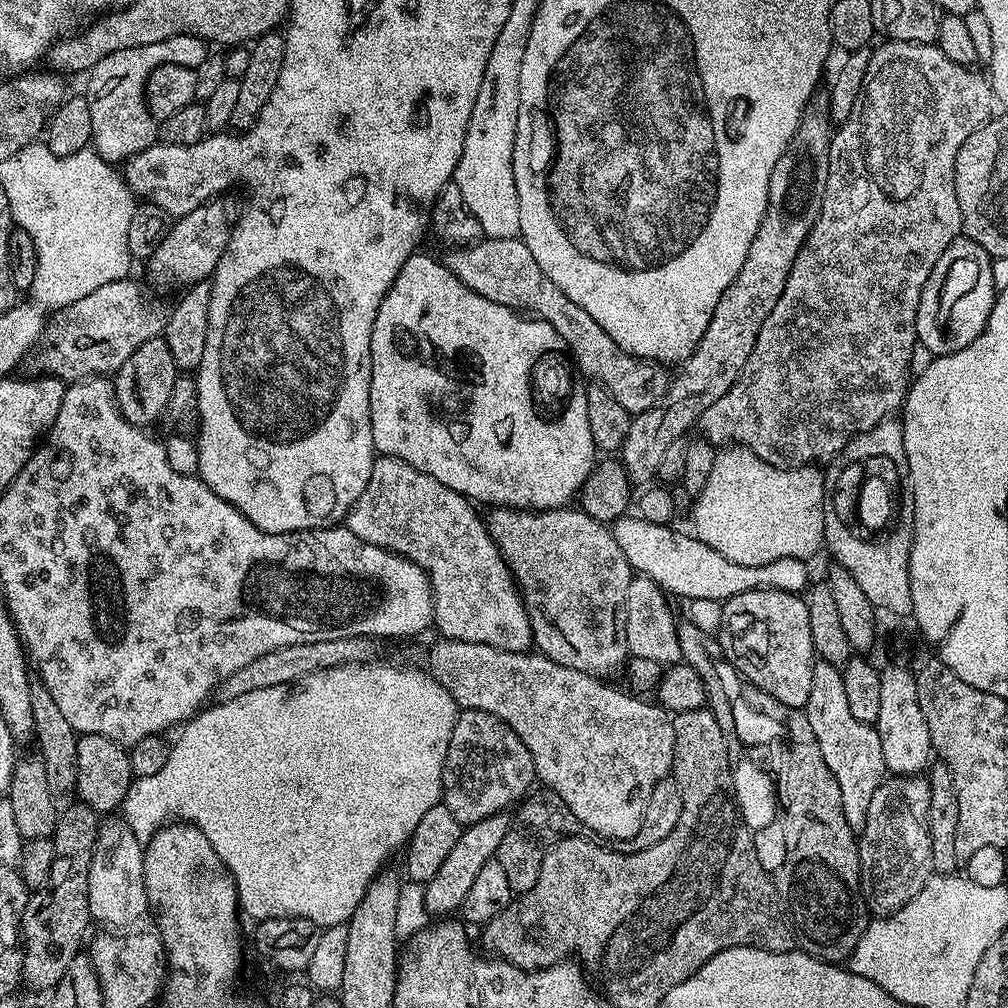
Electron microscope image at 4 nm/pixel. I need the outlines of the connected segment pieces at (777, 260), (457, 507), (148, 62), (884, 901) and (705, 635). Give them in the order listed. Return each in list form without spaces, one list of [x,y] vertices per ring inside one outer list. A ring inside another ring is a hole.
[[[812,110],[805,115],[796,127],[794,138],[778,158],[774,174],[770,174],[768,205],[766,214],[758,226],[758,234],[754,242],[750,242],[750,250],[746,254],[746,262],[742,262],[738,278],[730,282],[718,306],[714,306],[714,314],[710,318],[710,326],[706,326],[706,334],[702,334],[690,358],[679,365],[680,373],[671,377],[662,399],[653,408],[647,408],[645,412],[638,412],[632,416],[618,459],[633,485],[644,486],[655,481],[662,462],[662,454],[666,454],[666,449],[684,438],[680,436],[686,435],[691,428],[695,429],[699,425],[700,416],[706,414],[706,410],[710,410],[710,406],[714,406],[714,402],[718,402],[718,398],[722,398],[722,394],[726,394],[730,386],[734,386],[734,382],[742,374],[742,366],[746,366],[746,358],[750,358],[750,350],[754,350],[754,342],[758,342],[758,330],[762,330],[762,322],[766,322],[770,310],[774,310],[775,303],[782,296],[786,278],[790,274],[790,266],[794,266],[794,258],[798,258],[798,250],[802,250],[822,210],[822,194],[826,194],[826,174],[830,170],[830,142],[834,128],[829,117],[823,111],[820,112]]]
[[[377,455],[374,470],[370,470],[370,482],[366,482],[362,498],[358,498],[348,511],[346,526],[362,538],[362,542],[397,552],[428,575],[432,587],[434,628],[440,631],[443,639],[485,644],[507,652],[527,652],[533,647],[532,627],[520,599],[520,589],[516,587],[494,538],[488,533],[485,517],[476,511],[478,508],[473,501],[450,490],[450,486],[442,486],[438,478],[430,478],[430,474],[422,474],[422,470],[393,456]]]
[[[178,34],[174,38],[166,38],[166,42],[150,42],[150,46],[134,46],[130,50],[118,50],[102,58],[102,62],[93,66],[87,77],[86,95],[90,102],[92,123],[91,147],[96,149],[102,159],[116,166],[157,143],[158,128],[155,123],[150,122],[148,103],[144,101],[150,74],[163,64],[197,69],[208,55],[210,48],[205,41],[190,34]]]
[[[920,774],[915,776],[889,775],[878,786],[878,790],[874,790],[874,798],[870,798],[870,806],[866,810],[866,826],[858,834],[858,847],[860,850],[860,894],[864,897],[865,905],[873,917],[883,918],[889,916],[892,912],[898,911],[902,906],[906,906],[910,902],[910,898],[914,898],[914,894],[918,894],[918,890],[922,890],[926,886],[929,876],[933,875],[932,855],[930,854],[930,834],[928,833],[929,806],[930,786],[927,779]]]
[[[690,622],[677,623],[676,633],[678,634],[678,646],[680,647],[683,663],[689,664],[698,674],[698,678],[702,678],[705,697],[708,699],[710,710],[718,710],[718,692],[720,692],[720,694],[726,694],[726,698],[730,700],[730,706],[734,710],[738,710],[738,708],[742,710],[742,708],[748,708],[748,706],[752,710],[754,708],[768,708],[768,710],[774,710],[776,716],[778,716],[778,712],[784,712],[790,720],[796,720],[796,724],[800,724],[800,713],[802,710],[797,709],[795,714],[792,714],[792,710],[791,712],[782,710],[782,703],[750,683],[733,664],[724,659],[722,646],[719,639],[713,633],[698,630],[698,626],[694,626]],[[718,684],[720,684],[720,690],[718,690]]]

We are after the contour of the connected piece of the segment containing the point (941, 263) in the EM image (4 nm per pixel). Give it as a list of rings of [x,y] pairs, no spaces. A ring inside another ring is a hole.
[[[967,238],[950,242],[942,258],[938,258],[935,270],[922,290],[916,311],[916,339],[932,352],[933,357],[954,354],[970,346],[970,342],[982,334],[998,295],[992,262],[993,257],[988,256],[978,242]]]

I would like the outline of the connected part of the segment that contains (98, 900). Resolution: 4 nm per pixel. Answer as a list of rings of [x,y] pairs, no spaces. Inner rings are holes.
[[[108,818],[100,825],[88,867],[88,915],[100,924],[124,928],[149,911],[144,889],[144,850],[142,842],[123,819]]]

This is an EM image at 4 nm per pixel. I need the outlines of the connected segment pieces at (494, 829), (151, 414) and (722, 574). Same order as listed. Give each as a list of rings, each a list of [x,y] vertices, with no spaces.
[[[503,811],[490,818],[482,818],[482,822],[467,825],[461,831],[458,843],[450,849],[446,862],[442,862],[442,866],[438,869],[438,874],[434,874],[434,878],[430,878],[428,883],[423,885],[424,905],[428,913],[436,918],[448,918],[459,913],[475,875],[482,866],[486,866],[486,862],[490,862],[495,857],[498,846],[502,846],[502,838],[506,838],[509,823],[509,813]]]
[[[163,335],[150,338],[150,342],[142,342],[126,362],[114,374],[116,390],[116,407],[126,418],[126,422],[137,426],[149,426],[163,417],[164,408],[170,402],[170,394],[176,385],[178,369],[170,354],[170,346],[166,346]]]
[[[625,514],[611,525],[614,538],[618,542],[622,554],[626,554],[626,562],[632,567],[633,573],[650,578],[663,588],[669,597],[681,596],[684,602],[690,600],[715,600],[723,602],[734,598],[734,594],[742,594],[758,588],[770,590],[782,590],[783,592],[803,593],[809,587],[809,565],[798,558],[778,558],[778,562],[766,562],[765,564],[739,564],[734,562],[731,556],[714,550],[714,546],[706,546],[706,542],[693,539],[684,532],[676,536],[675,527],[666,524],[651,524],[640,519],[636,514]]]

